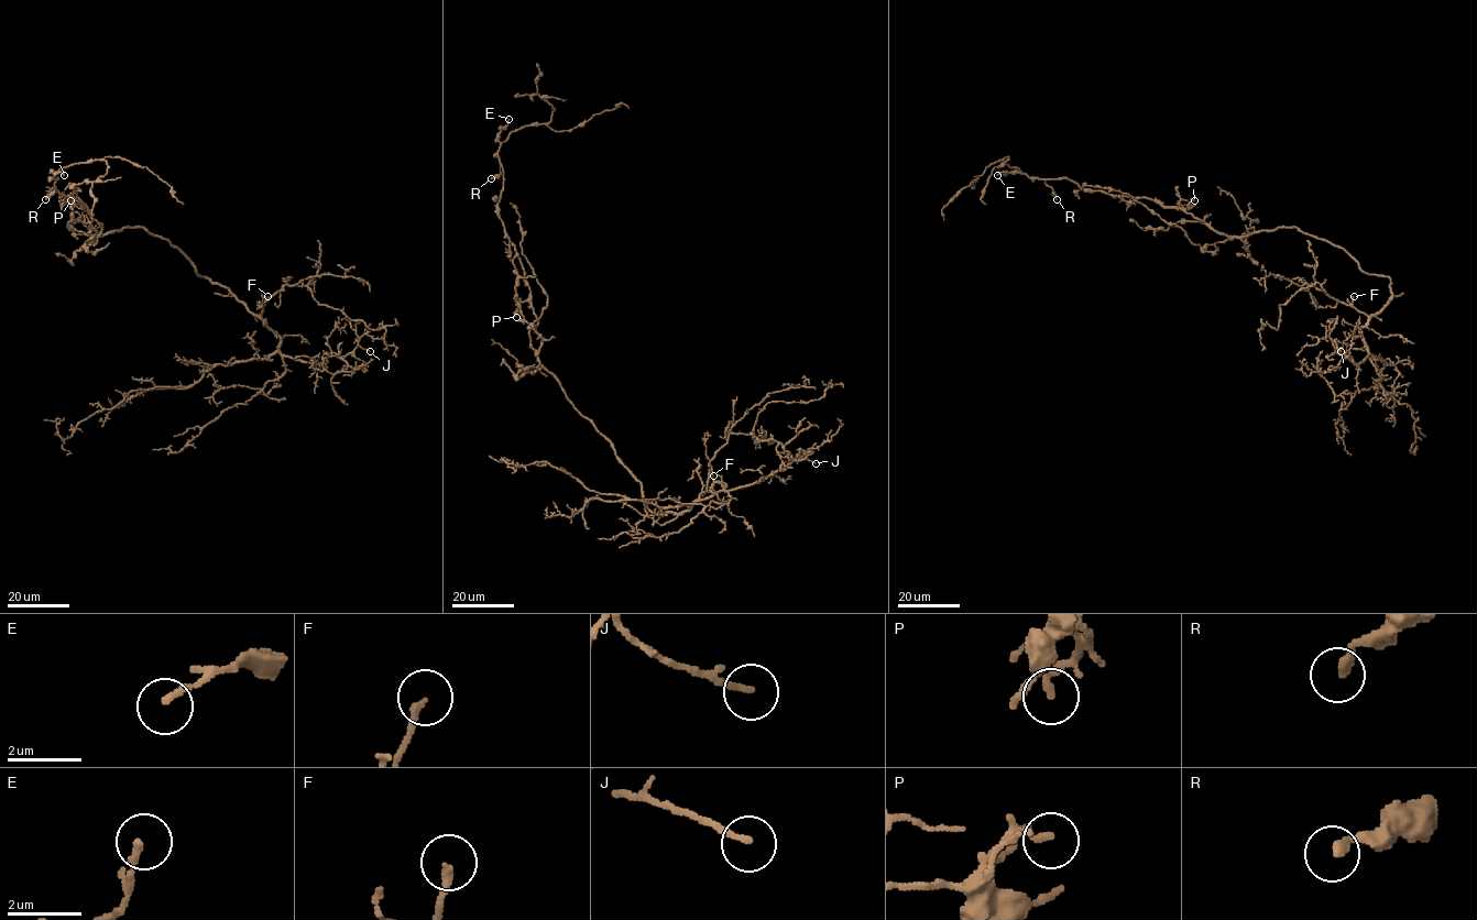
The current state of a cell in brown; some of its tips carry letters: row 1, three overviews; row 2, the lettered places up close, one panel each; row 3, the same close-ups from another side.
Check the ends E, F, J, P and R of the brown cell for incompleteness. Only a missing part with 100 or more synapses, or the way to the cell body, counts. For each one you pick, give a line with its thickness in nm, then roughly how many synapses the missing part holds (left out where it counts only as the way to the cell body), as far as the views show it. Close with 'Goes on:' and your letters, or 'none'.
Goes on: none

